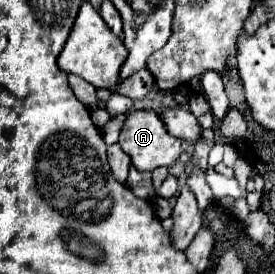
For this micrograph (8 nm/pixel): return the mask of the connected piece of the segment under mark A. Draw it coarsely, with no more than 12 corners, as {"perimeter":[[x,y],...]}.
{"perimeter":[[132,111],[120,147],[138,171],[170,167],[180,157],[156,111]]}

